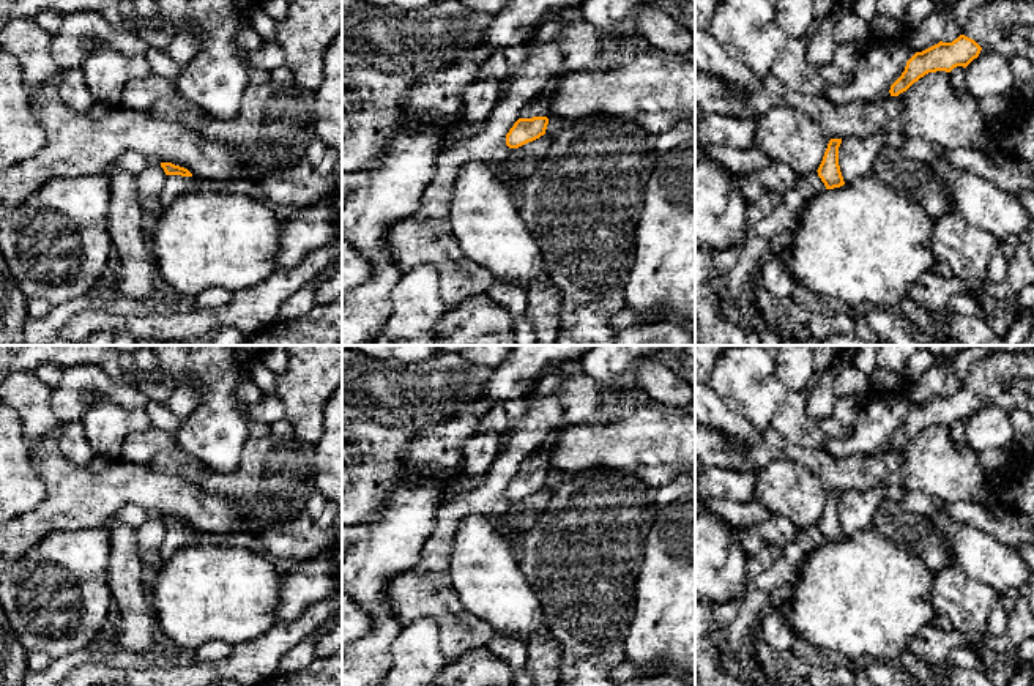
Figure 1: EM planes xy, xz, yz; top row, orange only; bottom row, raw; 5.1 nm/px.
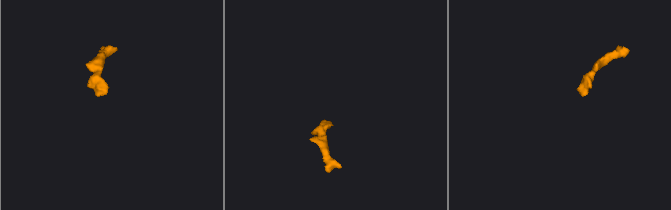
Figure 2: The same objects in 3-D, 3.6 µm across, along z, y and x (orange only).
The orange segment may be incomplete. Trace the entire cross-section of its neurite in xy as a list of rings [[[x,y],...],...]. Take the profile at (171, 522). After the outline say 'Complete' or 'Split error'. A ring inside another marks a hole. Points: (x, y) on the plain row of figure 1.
[[[161,516],[161,520],[167,530],[154,561],[170,560],[178,549],[208,539],[205,533],[194,530],[184,520],[172,516]]]. Split error

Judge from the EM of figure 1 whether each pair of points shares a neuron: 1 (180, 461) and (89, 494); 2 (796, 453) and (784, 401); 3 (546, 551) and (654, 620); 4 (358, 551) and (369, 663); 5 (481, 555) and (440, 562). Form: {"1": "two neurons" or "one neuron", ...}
{"1": "two neurons", "2": "two neurons", "3": "two neurons", "4": "one neuron", "5": "two neurons"}

